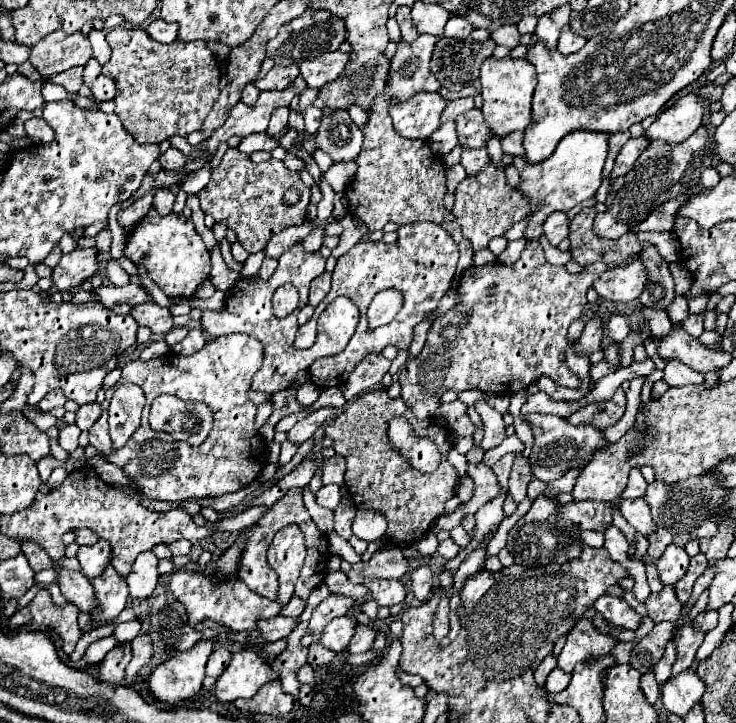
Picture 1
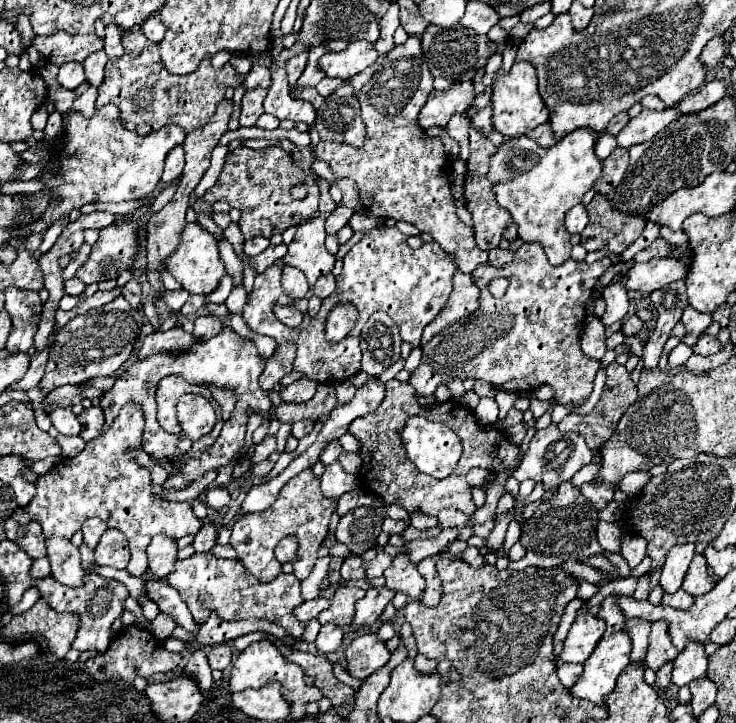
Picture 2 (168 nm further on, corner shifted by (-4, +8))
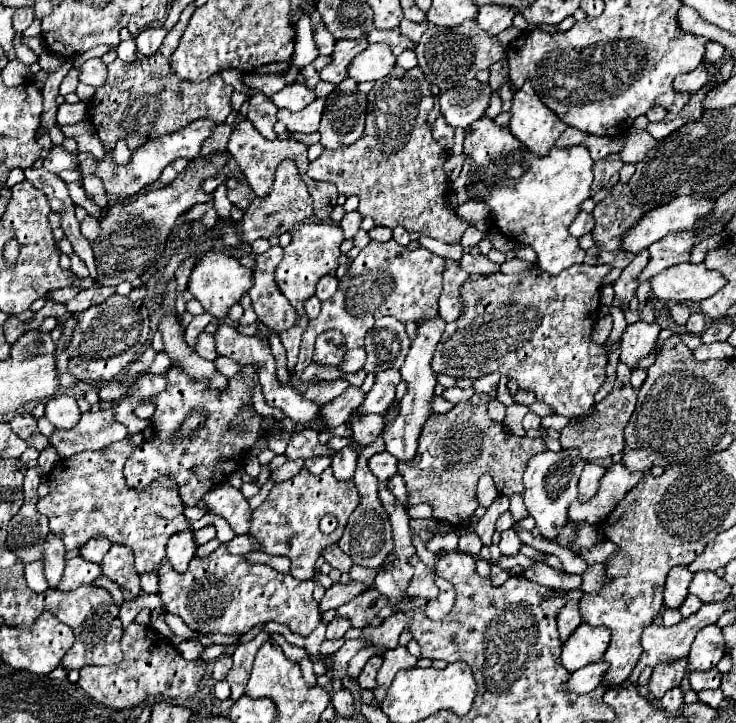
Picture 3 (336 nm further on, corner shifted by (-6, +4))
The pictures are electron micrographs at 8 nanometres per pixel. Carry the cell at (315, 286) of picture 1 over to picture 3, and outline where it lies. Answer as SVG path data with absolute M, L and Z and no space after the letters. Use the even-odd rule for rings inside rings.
M324 276L324 278L320 278L320 282L316 286L316 296L320 300L332 298L334 292L336 292L336 288L338 288L338 278L336 276Z

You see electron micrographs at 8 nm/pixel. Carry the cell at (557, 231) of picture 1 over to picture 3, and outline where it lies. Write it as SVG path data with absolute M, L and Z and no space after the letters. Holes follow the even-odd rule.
M580 212L580 214L574 218L574 222L570 224L570 234L576 236L576 238L580 238L580 236L588 234L592 228L594 228L594 218L592 218L592 214Z

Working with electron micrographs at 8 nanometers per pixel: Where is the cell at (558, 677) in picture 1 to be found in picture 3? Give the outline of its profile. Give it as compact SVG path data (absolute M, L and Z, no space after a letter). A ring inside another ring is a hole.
M604 660L588 664L588 666L572 672L572 678L568 680L568 688L576 694L588 694L602 682L602 676L606 674L606 670L608 670L608 662L604 662Z

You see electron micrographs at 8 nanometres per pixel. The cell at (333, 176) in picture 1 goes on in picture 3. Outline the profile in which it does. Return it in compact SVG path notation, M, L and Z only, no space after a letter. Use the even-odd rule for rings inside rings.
M254 94L250 100L248 100L248 114L246 118L254 124L254 128L268 140L276 140L276 134L274 134L274 124L276 124L276 112L278 108L270 102L268 96L264 94Z

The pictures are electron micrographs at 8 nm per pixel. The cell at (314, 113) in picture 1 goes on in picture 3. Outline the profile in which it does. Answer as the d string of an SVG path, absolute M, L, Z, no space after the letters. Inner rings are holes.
M290 84L290 86L284 86L280 92L276 92L274 96L270 96L270 100L274 102L276 108L288 108L292 112L298 112L306 108L310 102L314 102L316 96L308 86Z

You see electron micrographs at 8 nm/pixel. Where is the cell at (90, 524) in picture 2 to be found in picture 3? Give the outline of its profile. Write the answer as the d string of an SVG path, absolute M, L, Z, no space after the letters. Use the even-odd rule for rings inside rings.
M96 536L96 538L92 538L92 540L88 540L82 548L80 548L80 558L84 558L84 560L88 560L88 562L94 562L94 564L100 564L102 562L102 558L104 558L104 554L110 550L110 542L108 542L108 538L100 538L100 536Z

